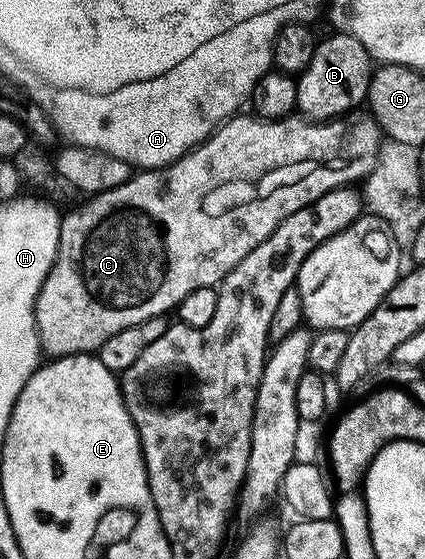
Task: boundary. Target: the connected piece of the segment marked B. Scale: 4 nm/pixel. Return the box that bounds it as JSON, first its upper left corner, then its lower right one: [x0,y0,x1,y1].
[297,33,372,121]

